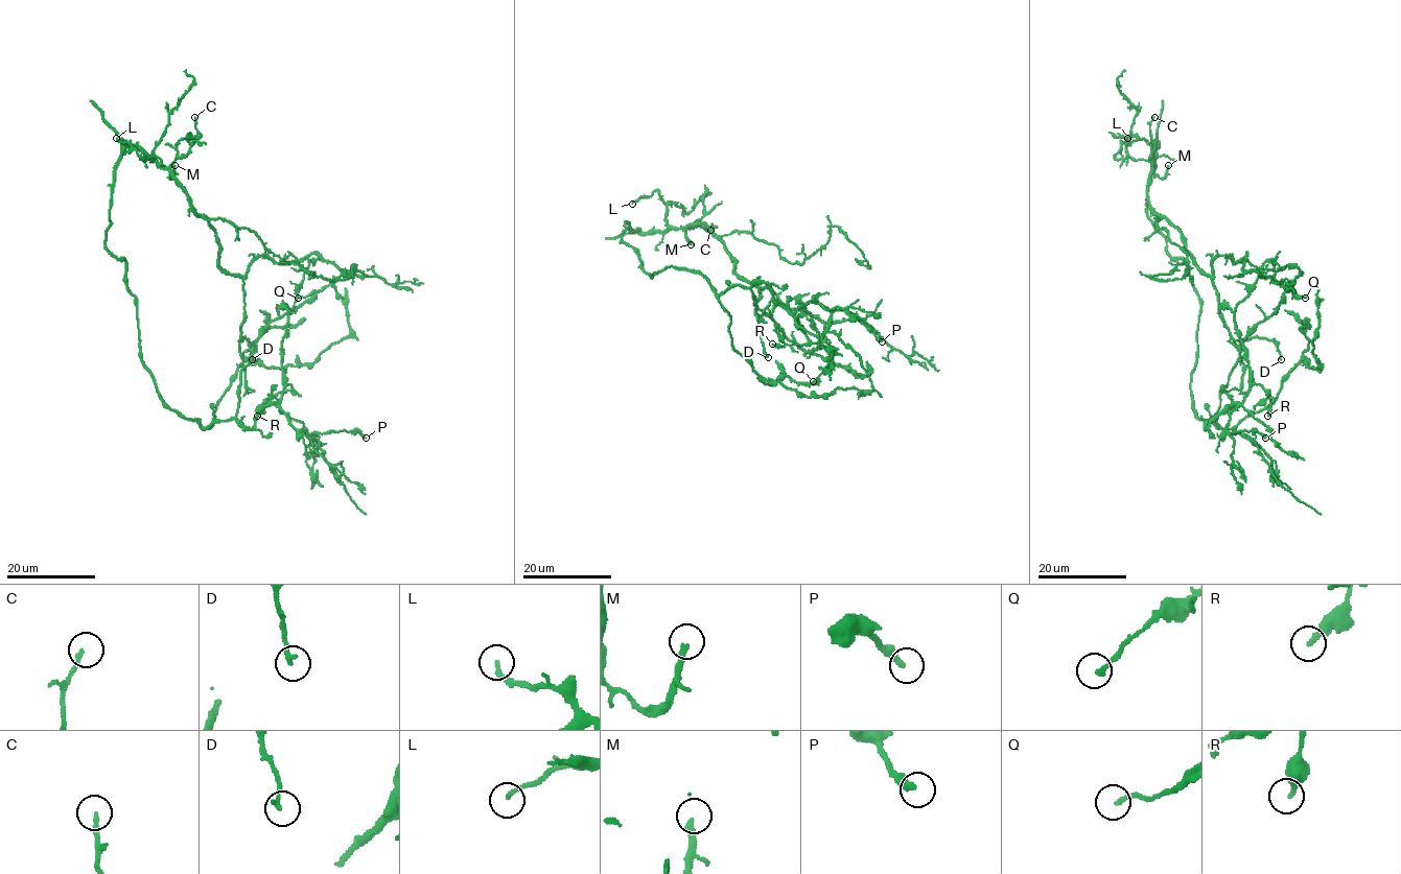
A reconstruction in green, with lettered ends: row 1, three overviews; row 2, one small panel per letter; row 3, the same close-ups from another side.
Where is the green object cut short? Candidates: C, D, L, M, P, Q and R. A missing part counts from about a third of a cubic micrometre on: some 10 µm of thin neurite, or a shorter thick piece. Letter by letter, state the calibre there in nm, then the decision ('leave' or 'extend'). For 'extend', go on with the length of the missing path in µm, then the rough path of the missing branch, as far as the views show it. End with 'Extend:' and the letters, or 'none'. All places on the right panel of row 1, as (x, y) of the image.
C: calibre 170 nm; leave
D: calibre 180 nm; leave
L: calibre 180 nm; leave
M: calibre 280 nm; leave
P: calibre 320 nm; leave
Q: calibre 200 nm; leave
R: calibre 240 nm; leave
Extend: none

